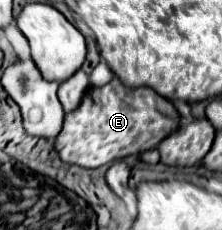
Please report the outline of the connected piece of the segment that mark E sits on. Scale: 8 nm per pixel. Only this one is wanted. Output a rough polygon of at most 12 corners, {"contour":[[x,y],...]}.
{"contour":[[117,77],[65,113],[55,149],[95,169],[155,147],[181,117]]}

